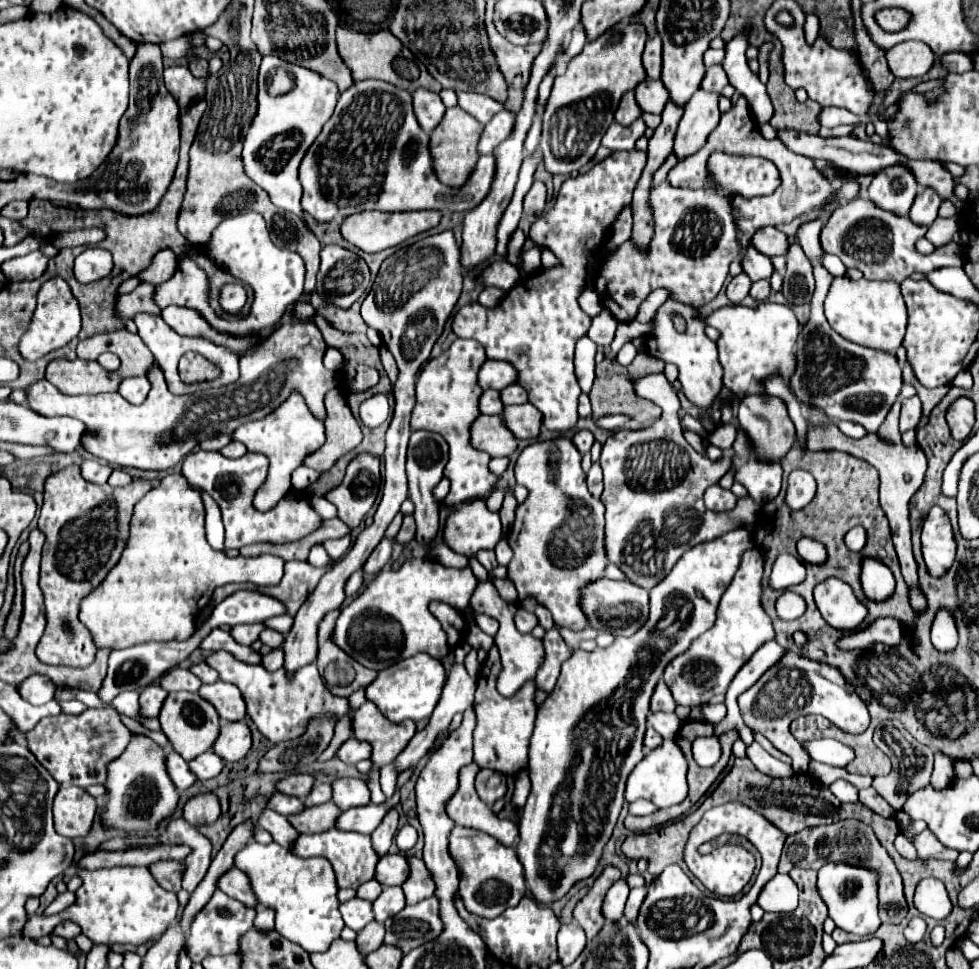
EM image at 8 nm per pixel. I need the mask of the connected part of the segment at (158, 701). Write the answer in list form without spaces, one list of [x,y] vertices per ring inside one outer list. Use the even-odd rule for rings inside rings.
[[[147,685],[143,691],[141,691],[141,697],[139,697],[139,705],[141,705],[141,713],[145,717],[157,717],[159,715],[159,709],[163,705],[167,697],[167,691],[161,687],[161,685]]]

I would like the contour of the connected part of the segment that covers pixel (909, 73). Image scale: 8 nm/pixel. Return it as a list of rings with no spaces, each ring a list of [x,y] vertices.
[[[905,41],[885,51],[887,65],[895,77],[919,77],[929,71],[935,61],[929,45],[921,41]]]

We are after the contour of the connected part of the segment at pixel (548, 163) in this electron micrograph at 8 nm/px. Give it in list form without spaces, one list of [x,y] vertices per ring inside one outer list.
[[[621,21],[595,41],[589,41],[583,51],[567,63],[565,73],[555,77],[543,111],[543,131],[539,143],[547,173],[569,175],[579,171],[595,155],[601,137],[613,123],[613,113],[621,95],[647,77],[641,65],[645,41],[647,33],[643,25]]]

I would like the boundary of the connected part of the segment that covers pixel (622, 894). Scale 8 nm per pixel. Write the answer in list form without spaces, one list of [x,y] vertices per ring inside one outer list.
[[[623,879],[617,881],[617,883],[607,891],[605,901],[603,901],[603,917],[605,917],[605,921],[611,921],[611,923],[621,921],[627,895],[629,895],[629,887],[625,885]]]

